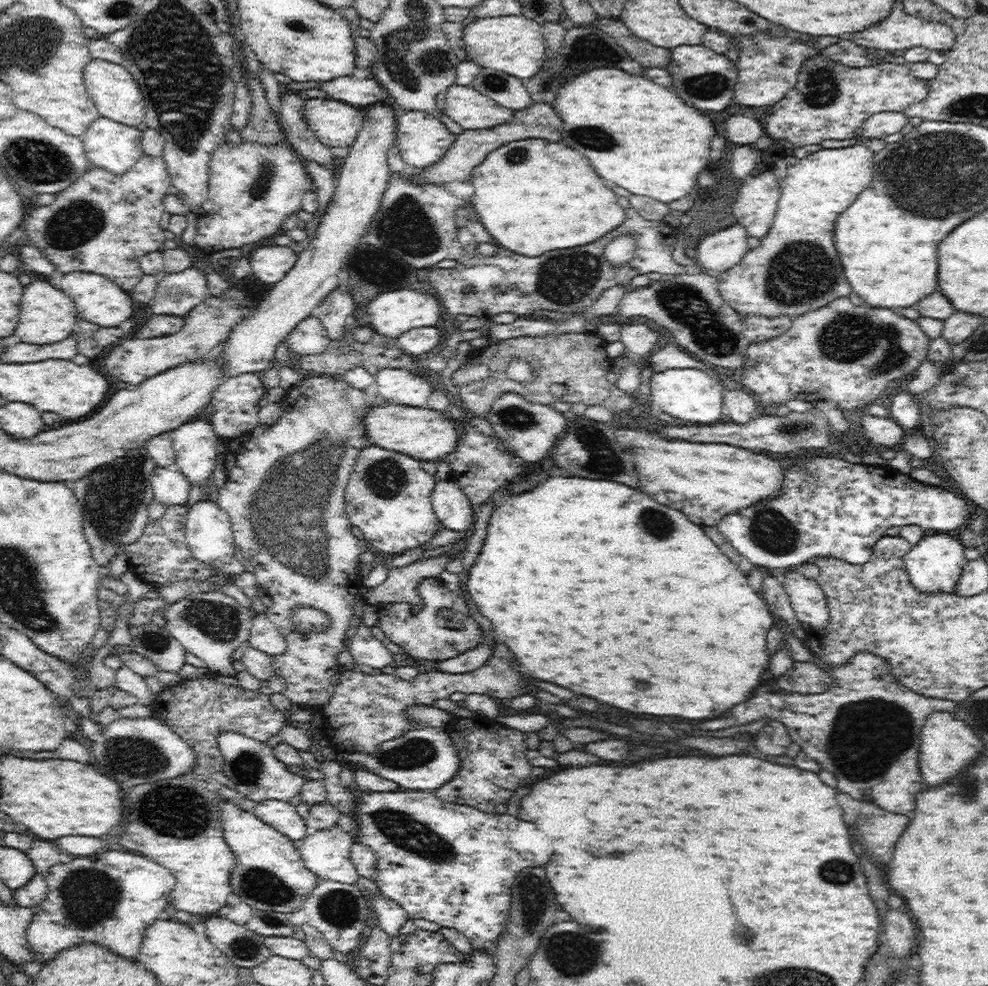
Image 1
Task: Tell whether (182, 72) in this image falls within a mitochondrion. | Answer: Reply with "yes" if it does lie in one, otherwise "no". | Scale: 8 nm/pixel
yes

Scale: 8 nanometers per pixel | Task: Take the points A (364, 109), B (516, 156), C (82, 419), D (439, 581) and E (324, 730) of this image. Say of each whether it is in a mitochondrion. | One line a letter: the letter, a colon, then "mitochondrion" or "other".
A: other
B: mitochondrion
C: other
D: other
E: other

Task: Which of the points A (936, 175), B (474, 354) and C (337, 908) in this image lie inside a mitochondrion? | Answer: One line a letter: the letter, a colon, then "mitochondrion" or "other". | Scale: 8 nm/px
A: mitochondrion
B: other
C: mitochondrion

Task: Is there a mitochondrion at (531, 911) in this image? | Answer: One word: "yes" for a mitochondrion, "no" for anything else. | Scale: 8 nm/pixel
yes

